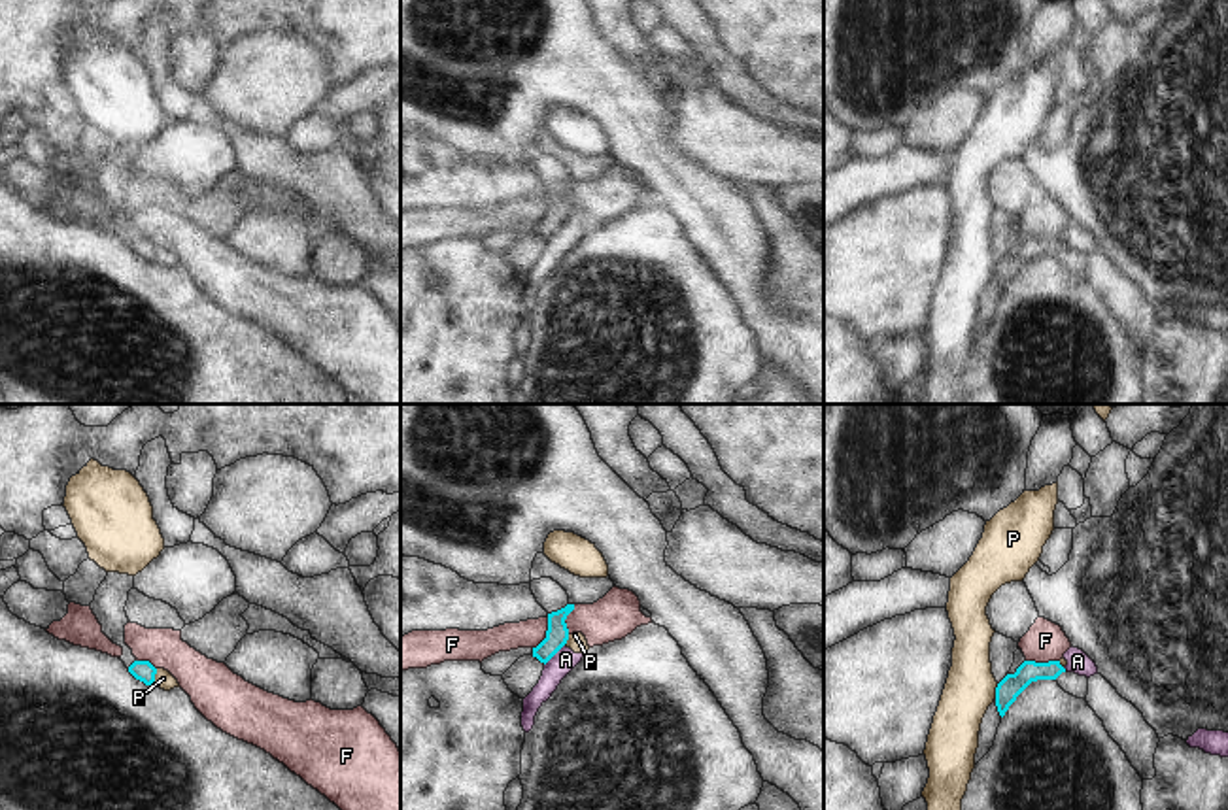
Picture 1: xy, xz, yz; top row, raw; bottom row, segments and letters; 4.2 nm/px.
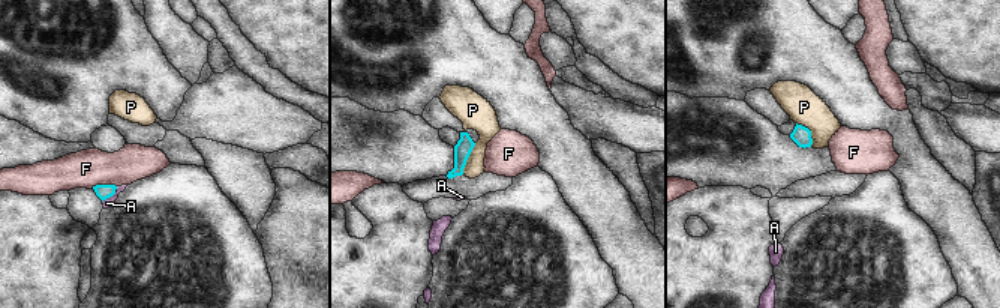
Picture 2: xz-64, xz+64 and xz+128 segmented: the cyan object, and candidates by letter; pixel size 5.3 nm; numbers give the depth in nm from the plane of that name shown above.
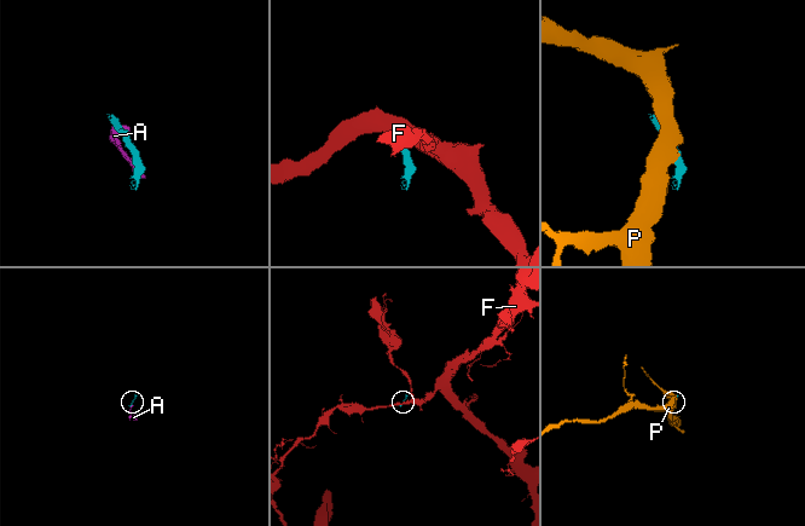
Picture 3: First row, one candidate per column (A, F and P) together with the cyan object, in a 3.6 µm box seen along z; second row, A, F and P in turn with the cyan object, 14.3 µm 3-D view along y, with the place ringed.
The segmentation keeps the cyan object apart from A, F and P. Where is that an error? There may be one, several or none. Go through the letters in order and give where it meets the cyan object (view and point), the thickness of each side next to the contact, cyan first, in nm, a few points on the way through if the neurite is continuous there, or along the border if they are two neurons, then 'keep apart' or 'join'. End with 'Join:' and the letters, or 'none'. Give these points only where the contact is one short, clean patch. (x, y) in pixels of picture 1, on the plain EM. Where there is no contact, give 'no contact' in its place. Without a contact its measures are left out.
A: meets cyan in xz at (554, 231); 100 nm thick on the cyan side, 100 nm on the other; border along xz (563, 221), (545, 242); keep apart
F: meets cyan in yz at (1043, 240); 100 nm thick on the cyan side, 170 nm on the other; border along yz (1026, 236), (1058, 238); keep apart
P: meets cyan in xy at (153, 253); 90 nm thick on the cyan side, 80 nm on the other; keep apart
Join: none

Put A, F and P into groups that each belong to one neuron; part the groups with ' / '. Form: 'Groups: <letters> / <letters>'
Groups: A P / F

